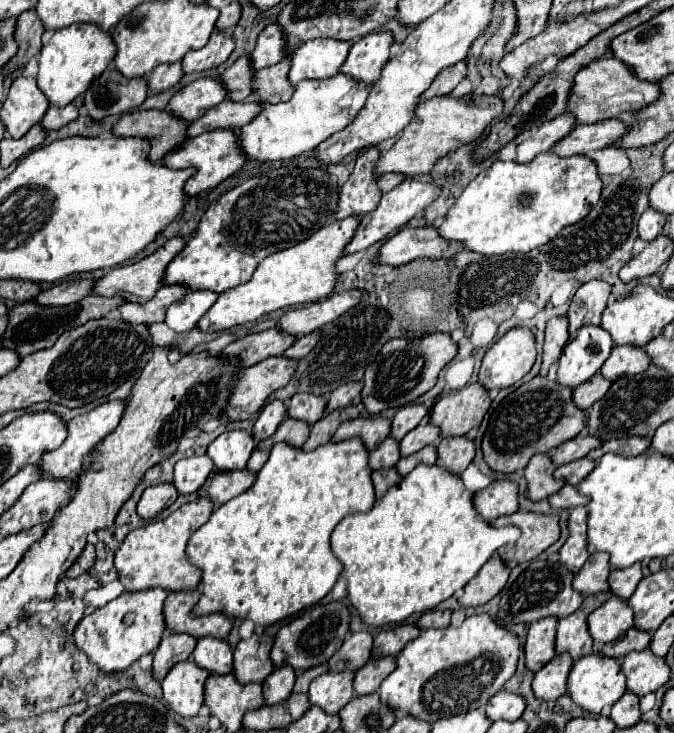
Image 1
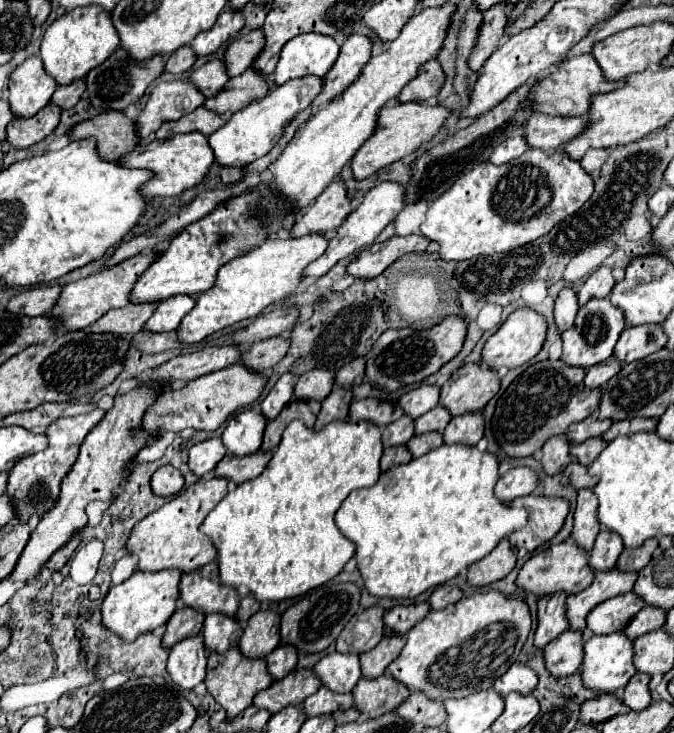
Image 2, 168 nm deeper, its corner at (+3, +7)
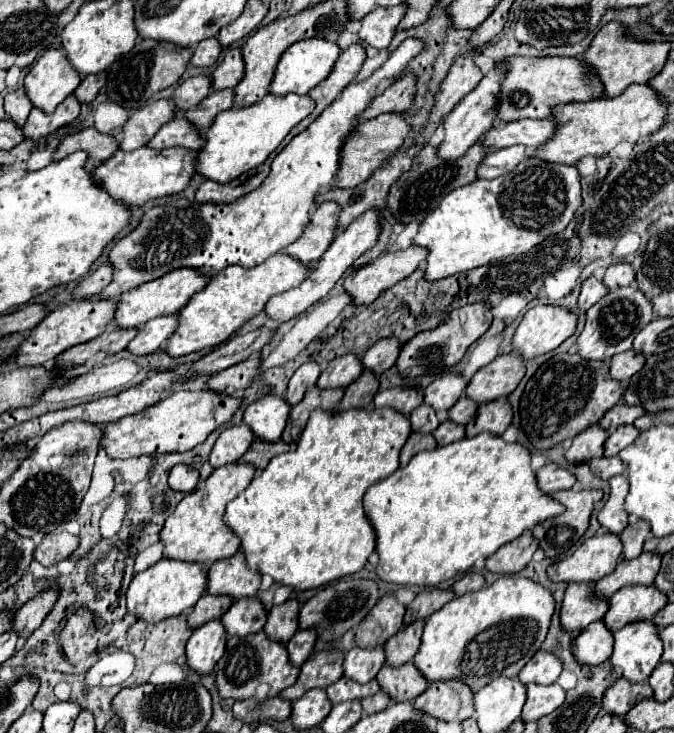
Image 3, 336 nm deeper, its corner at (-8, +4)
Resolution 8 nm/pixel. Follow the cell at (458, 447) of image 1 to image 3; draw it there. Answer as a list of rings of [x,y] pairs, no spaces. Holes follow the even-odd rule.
[[[506,399],[482,403],[478,407],[478,413],[472,419],[472,423],[466,425],[466,435],[474,437],[474,435],[480,435],[484,431],[502,435],[506,431],[506,427],[512,423],[512,415],[514,415],[512,405]]]

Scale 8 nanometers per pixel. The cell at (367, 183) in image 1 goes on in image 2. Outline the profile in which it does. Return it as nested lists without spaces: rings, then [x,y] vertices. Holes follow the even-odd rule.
[[[337,178],[323,190],[323,194],[315,200],[313,206],[303,210],[291,230],[291,236],[333,232],[343,224],[349,212],[353,212],[353,204],[347,196],[347,186],[341,178]]]

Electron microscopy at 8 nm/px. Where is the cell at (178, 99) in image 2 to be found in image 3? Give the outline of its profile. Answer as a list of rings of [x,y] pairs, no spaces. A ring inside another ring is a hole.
[[[160,99],[154,103],[148,103],[146,107],[134,111],[128,121],[122,127],[122,141],[120,149],[122,151],[134,151],[140,149],[152,139],[152,135],[170,119],[174,119],[176,107],[172,101]]]

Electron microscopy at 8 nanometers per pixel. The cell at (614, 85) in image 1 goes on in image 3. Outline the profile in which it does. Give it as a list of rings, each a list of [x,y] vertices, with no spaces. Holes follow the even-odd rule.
[[[504,57],[498,63],[506,65],[506,73],[500,81],[500,95],[496,105],[496,117],[500,121],[518,121],[522,117],[546,119],[552,117],[552,107],[560,103],[590,101],[602,95],[602,83],[596,79],[590,67],[572,57]]]

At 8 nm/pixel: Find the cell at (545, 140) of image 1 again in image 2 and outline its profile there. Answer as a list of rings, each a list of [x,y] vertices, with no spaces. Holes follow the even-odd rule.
[[[513,136],[513,138],[501,142],[493,150],[489,162],[493,162],[493,164],[505,164],[505,162],[515,160],[517,156],[521,156],[527,148],[529,148],[529,144],[527,144],[527,138],[525,136]]]

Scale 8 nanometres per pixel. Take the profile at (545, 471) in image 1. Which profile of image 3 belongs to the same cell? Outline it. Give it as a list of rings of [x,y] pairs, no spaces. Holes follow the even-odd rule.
[[[590,425],[586,431],[578,433],[574,437],[572,447],[566,451],[566,459],[570,465],[578,465],[582,461],[590,461],[594,457],[602,457],[604,455],[604,443],[608,439],[608,431],[598,427],[598,425]]]

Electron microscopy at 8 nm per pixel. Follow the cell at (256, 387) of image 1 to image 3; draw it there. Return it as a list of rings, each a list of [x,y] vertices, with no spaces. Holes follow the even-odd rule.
[[[178,389],[172,395],[168,395],[164,401],[154,403],[152,407],[128,415],[116,423],[108,423],[102,429],[102,447],[112,459],[130,459],[130,457],[142,457],[142,455],[162,455],[162,453],[176,453],[176,451],[188,451],[196,445],[200,445],[214,429],[228,423],[234,411],[240,407],[238,397],[228,395],[216,395],[214,391],[202,389],[202,391],[186,391]]]

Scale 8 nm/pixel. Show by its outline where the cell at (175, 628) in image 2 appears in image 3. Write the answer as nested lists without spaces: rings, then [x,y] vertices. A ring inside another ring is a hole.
[[[204,595],[192,609],[192,613],[188,615],[188,625],[192,629],[200,627],[204,621],[212,621],[212,619],[220,619],[232,605],[232,597],[226,595]]]

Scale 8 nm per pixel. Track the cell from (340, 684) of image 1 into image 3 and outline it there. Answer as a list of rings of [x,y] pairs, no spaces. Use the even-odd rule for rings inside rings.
[[[376,645],[372,649],[360,649],[354,647],[346,653],[344,659],[344,675],[350,679],[356,679],[358,683],[368,683],[378,675],[378,671],[384,665],[384,647]]]

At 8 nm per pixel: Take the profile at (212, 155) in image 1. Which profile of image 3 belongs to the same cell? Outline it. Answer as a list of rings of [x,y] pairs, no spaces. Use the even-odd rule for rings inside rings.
[[[140,147],[130,153],[116,151],[110,159],[100,163],[92,171],[92,175],[94,175],[96,183],[116,203],[144,205],[148,199],[156,199],[156,197],[170,195],[170,193],[180,193],[188,185],[190,177],[194,175],[192,159],[194,159],[194,151],[184,151],[182,147],[172,147],[172,149],[164,149],[164,151]]]

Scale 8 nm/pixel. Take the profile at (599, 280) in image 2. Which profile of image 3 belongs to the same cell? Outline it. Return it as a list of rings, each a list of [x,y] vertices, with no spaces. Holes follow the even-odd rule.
[[[612,263],[612,265],[606,269],[604,285],[606,285],[610,291],[614,291],[614,289],[618,289],[618,287],[632,285],[634,275],[636,275],[636,271],[632,269],[630,263]]]

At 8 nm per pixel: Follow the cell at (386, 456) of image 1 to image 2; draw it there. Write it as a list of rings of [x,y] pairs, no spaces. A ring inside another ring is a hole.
[[[401,416],[399,420],[383,428],[381,442],[383,442],[383,448],[403,446],[411,440],[411,436],[413,436],[413,420],[409,420],[407,416]]]

